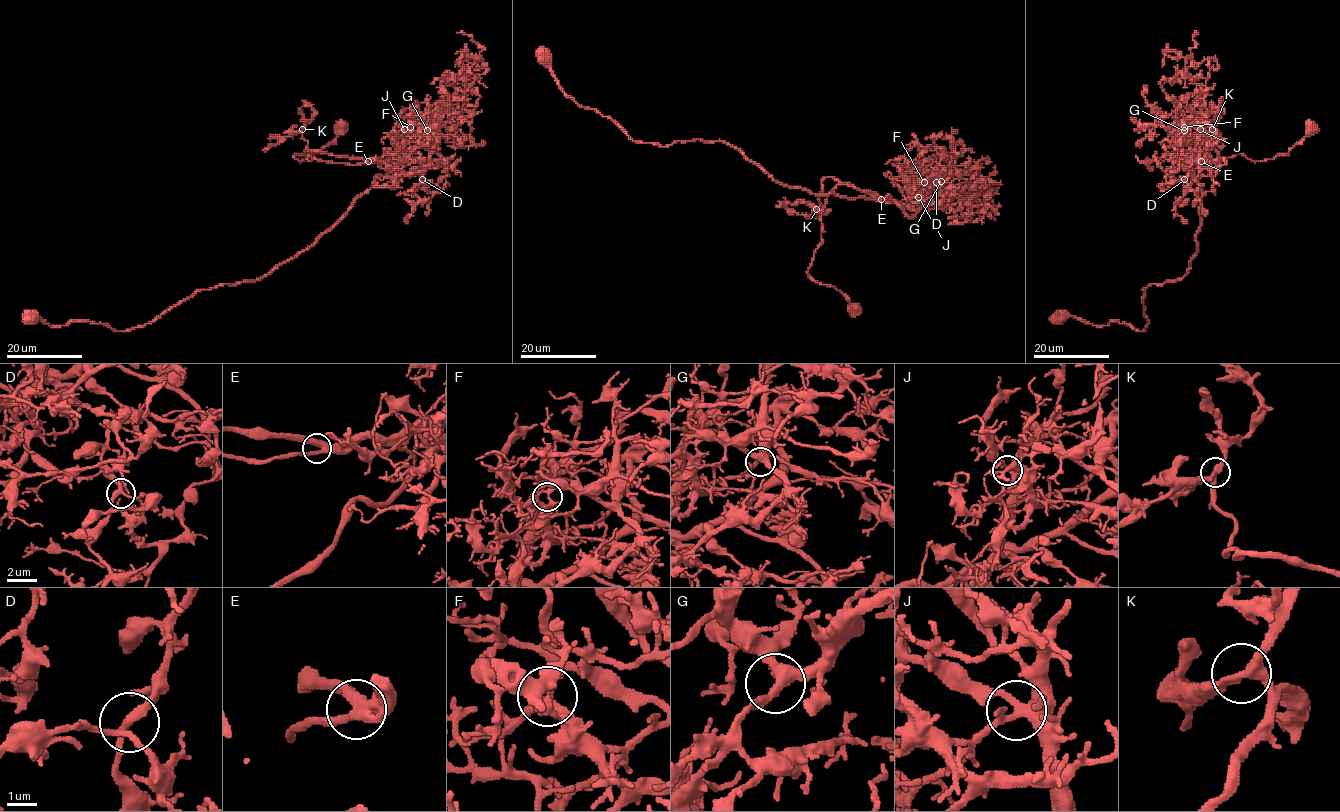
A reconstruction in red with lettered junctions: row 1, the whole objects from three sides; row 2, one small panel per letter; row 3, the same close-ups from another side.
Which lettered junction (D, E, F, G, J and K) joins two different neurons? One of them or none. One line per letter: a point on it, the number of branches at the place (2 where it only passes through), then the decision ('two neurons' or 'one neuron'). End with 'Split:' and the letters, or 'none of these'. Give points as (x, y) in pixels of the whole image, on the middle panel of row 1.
D: (936, 182) | 3 | one neuron
E: (881, 199) | 3 | one neuron
F: (924, 182) | 2 | two neurons
G: (941, 181) | 3 | one neuron
J: (918, 197) | 4 | one neuron
K: (816, 209) | 3 | one neuron
Split: F

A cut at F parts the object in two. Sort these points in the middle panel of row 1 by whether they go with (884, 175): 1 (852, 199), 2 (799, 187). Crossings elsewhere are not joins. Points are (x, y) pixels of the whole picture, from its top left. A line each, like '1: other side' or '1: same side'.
1: other side
2: other side

